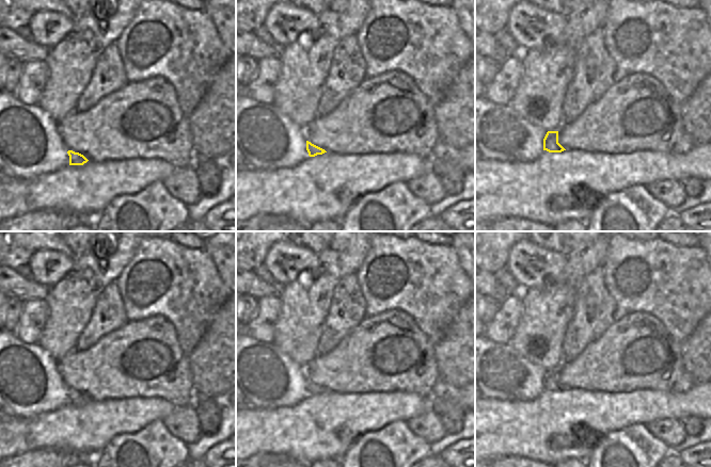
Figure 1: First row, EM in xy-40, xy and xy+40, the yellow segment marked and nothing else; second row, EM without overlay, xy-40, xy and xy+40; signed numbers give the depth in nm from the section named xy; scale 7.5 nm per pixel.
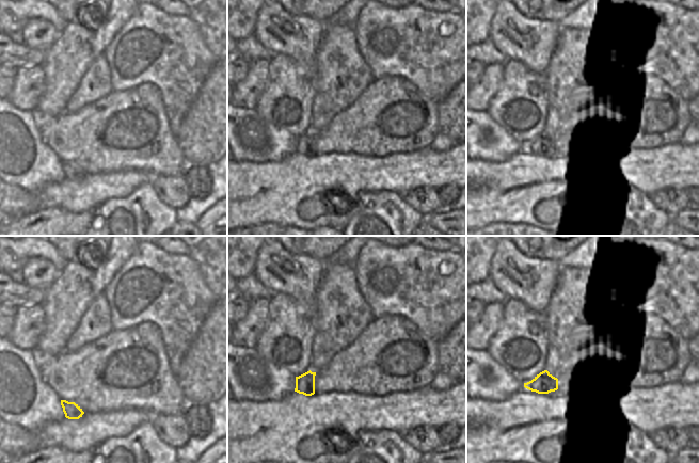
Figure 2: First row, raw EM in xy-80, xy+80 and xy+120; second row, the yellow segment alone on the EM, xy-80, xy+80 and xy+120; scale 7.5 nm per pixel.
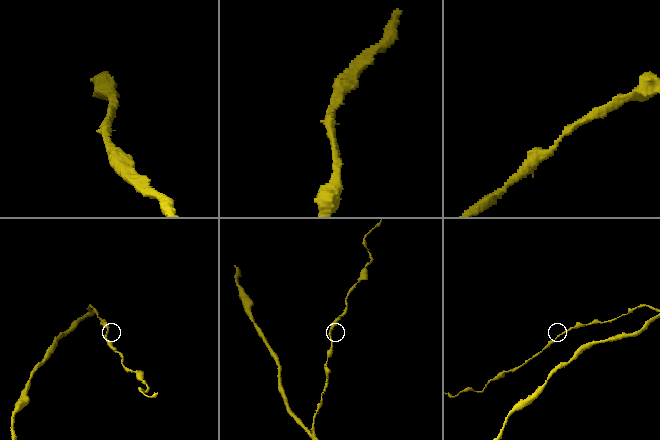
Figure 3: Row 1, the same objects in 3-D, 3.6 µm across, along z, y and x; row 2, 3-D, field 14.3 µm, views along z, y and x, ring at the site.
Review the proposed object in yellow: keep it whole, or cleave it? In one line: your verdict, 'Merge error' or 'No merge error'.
No merge error.

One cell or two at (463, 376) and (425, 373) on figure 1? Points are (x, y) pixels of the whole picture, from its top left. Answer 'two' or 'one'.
two

